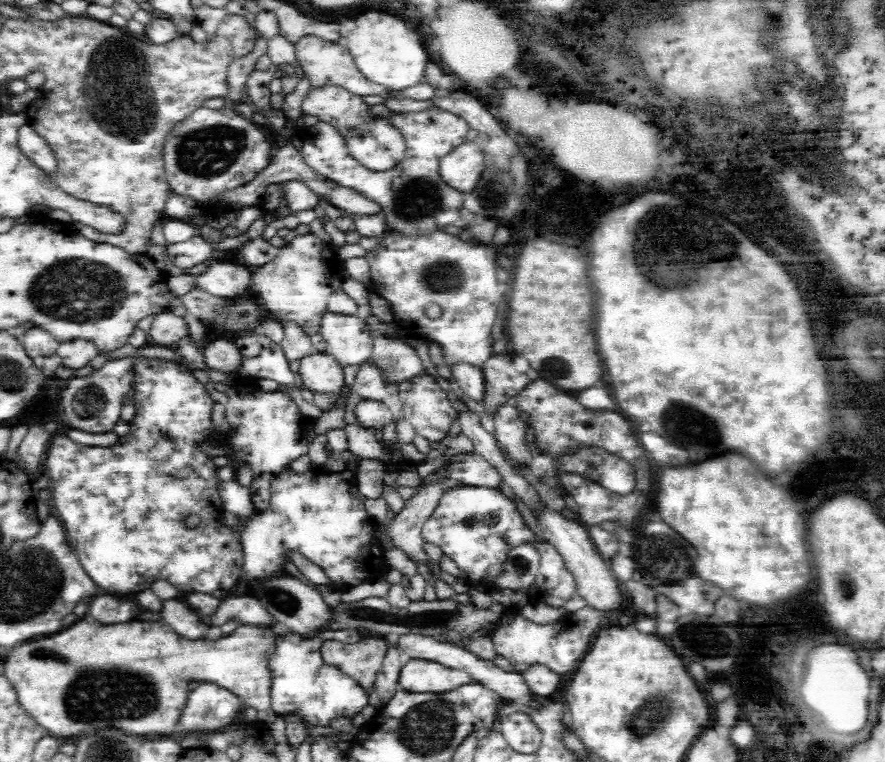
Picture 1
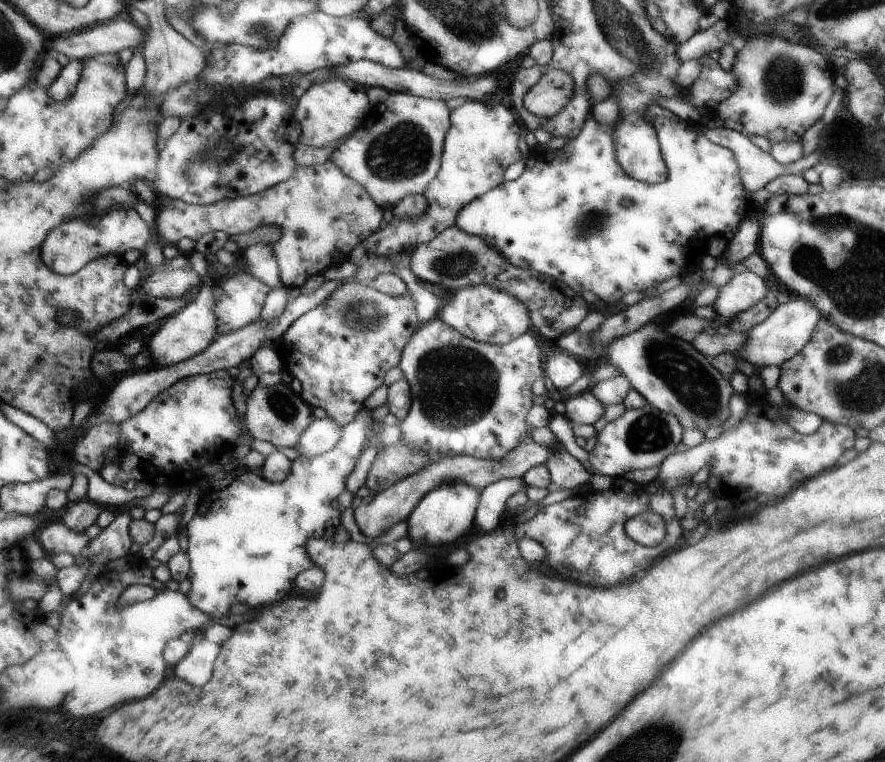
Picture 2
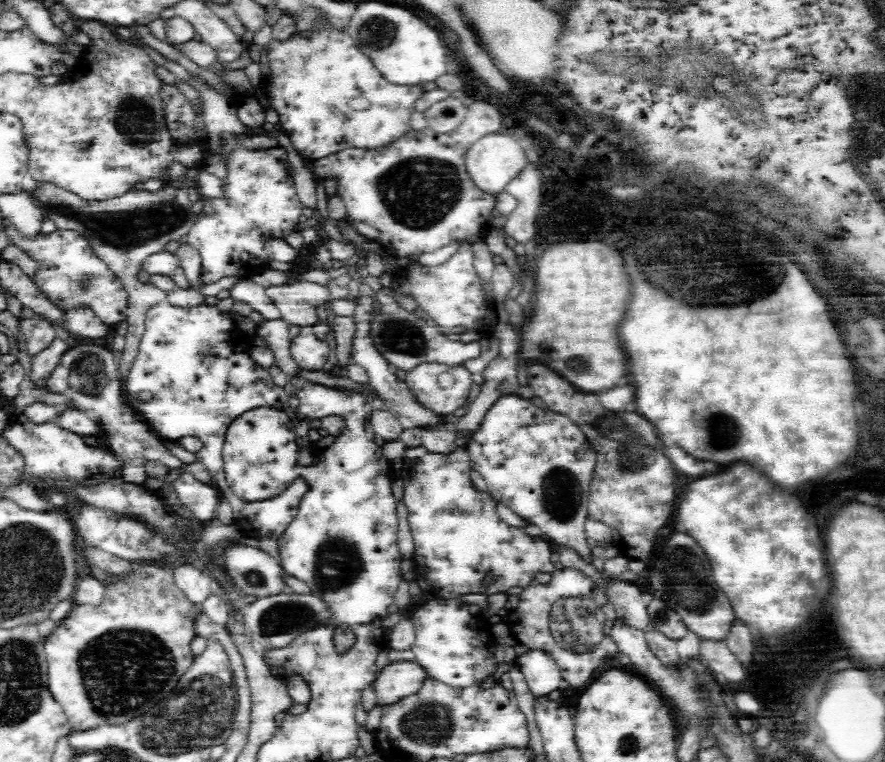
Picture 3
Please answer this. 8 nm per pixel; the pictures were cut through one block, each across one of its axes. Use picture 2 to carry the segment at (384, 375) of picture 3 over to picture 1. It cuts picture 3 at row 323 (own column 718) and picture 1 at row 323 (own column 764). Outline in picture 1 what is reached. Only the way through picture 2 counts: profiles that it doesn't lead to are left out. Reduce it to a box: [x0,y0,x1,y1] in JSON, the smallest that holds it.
[320,312,374,368]

